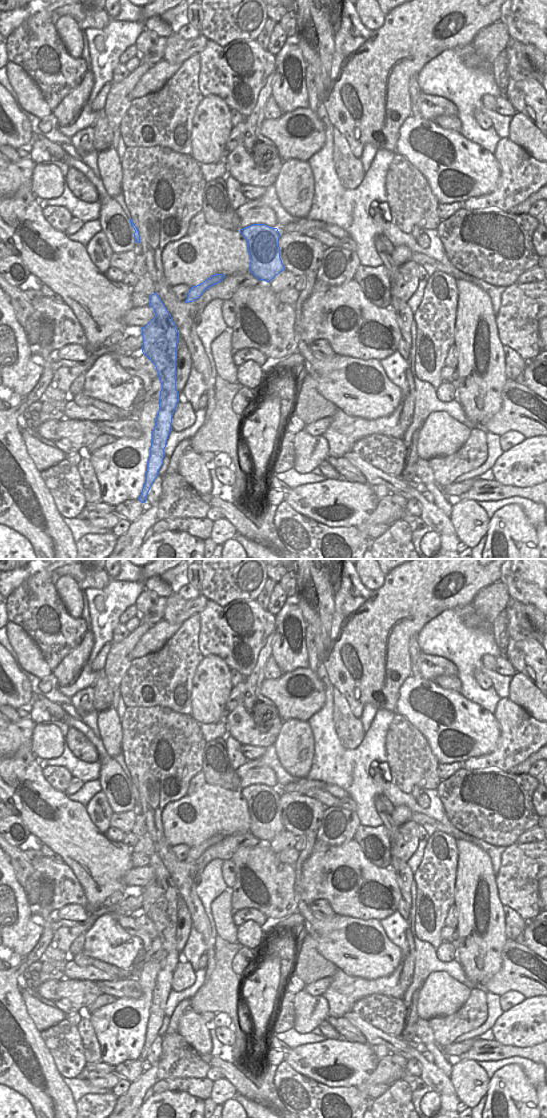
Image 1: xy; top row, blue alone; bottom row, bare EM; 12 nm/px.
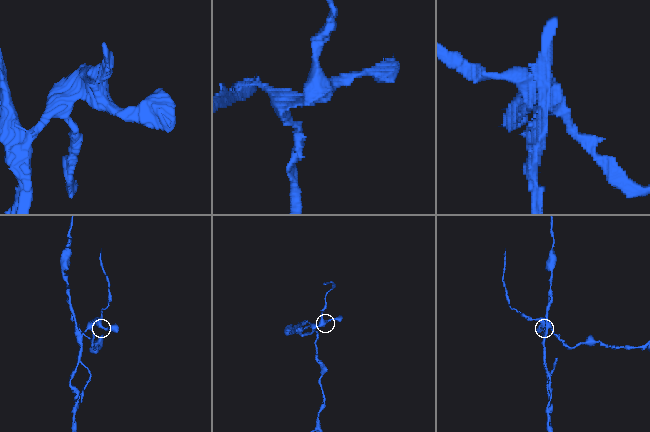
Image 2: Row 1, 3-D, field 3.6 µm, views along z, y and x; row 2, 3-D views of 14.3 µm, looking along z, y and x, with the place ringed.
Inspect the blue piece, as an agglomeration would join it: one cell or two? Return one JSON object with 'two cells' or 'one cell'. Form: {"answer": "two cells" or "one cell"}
{"answer": "two cells"}

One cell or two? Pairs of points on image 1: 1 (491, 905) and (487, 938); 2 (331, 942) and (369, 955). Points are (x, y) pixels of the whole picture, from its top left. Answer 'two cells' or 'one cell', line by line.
1: one cell
2: one cell

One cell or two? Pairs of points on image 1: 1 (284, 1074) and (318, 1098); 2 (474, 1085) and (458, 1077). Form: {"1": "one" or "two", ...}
{"1": "one", "2": "one"}

